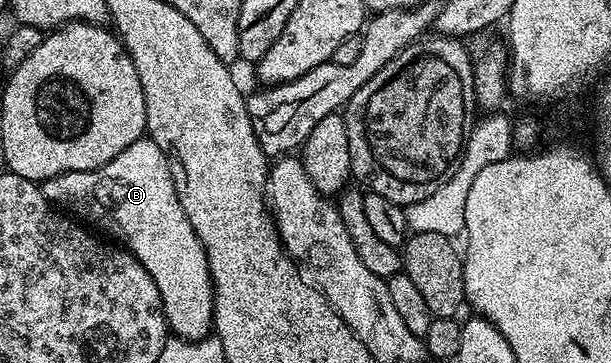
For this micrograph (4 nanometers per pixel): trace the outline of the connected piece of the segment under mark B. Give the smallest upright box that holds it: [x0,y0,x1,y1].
[41,140,213,312]

